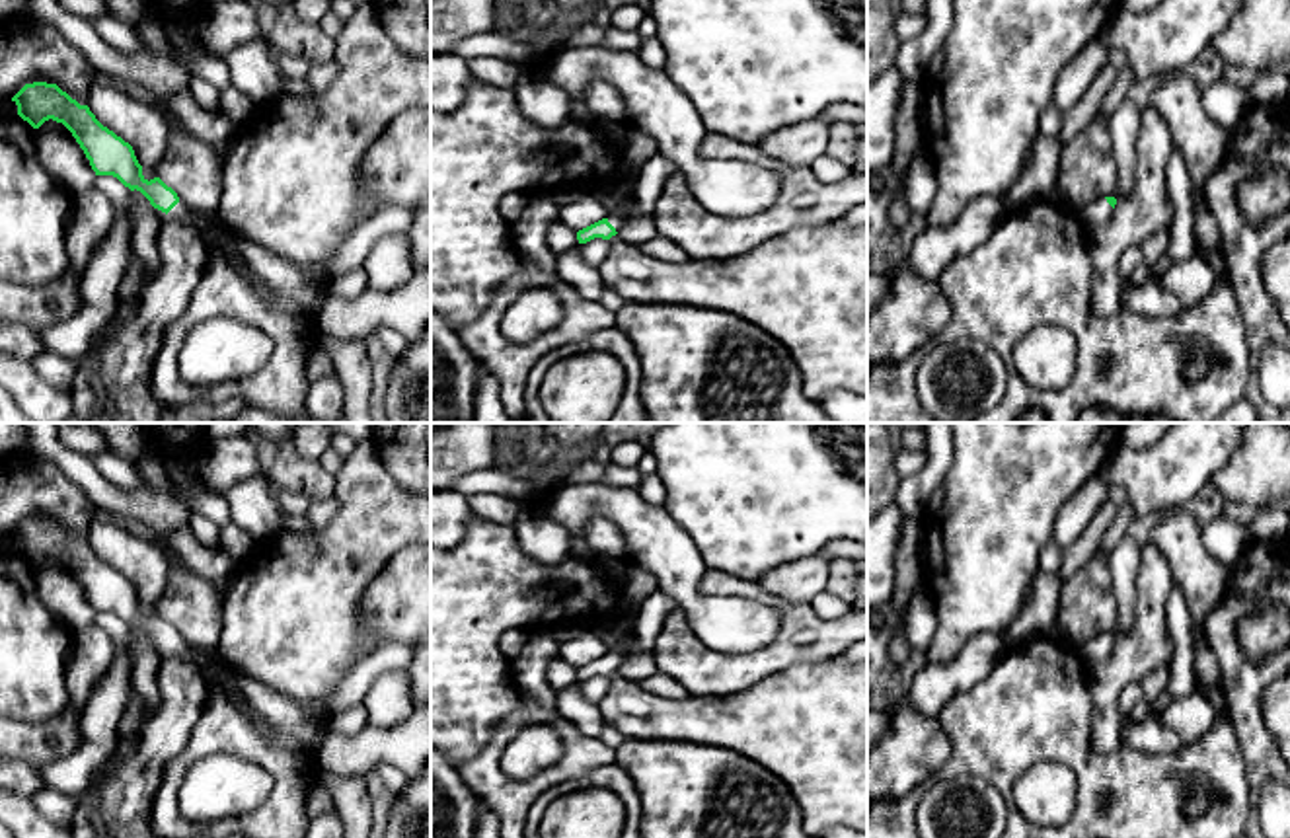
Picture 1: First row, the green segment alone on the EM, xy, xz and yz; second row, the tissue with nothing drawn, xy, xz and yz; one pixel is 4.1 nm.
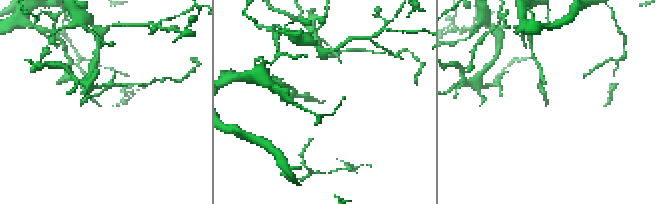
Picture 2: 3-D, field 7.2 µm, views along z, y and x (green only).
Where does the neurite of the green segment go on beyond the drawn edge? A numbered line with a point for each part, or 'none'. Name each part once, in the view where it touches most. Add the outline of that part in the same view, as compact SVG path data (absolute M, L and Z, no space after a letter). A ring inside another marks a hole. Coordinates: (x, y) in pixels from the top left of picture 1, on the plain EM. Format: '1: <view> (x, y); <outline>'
1: xz (655, 609); M661 590L643 600L627 639L606 651L616 668L629 653L655 655L655 639L674 608L678 608L678 602Z

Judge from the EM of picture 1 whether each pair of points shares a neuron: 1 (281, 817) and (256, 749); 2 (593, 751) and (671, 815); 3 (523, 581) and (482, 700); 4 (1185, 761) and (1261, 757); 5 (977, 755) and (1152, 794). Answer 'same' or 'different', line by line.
1: same
2: different
3: same
4: different
5: same

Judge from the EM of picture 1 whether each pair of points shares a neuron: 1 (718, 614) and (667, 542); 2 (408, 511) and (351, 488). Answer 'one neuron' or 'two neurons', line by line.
1: one neuron
2: one neuron

